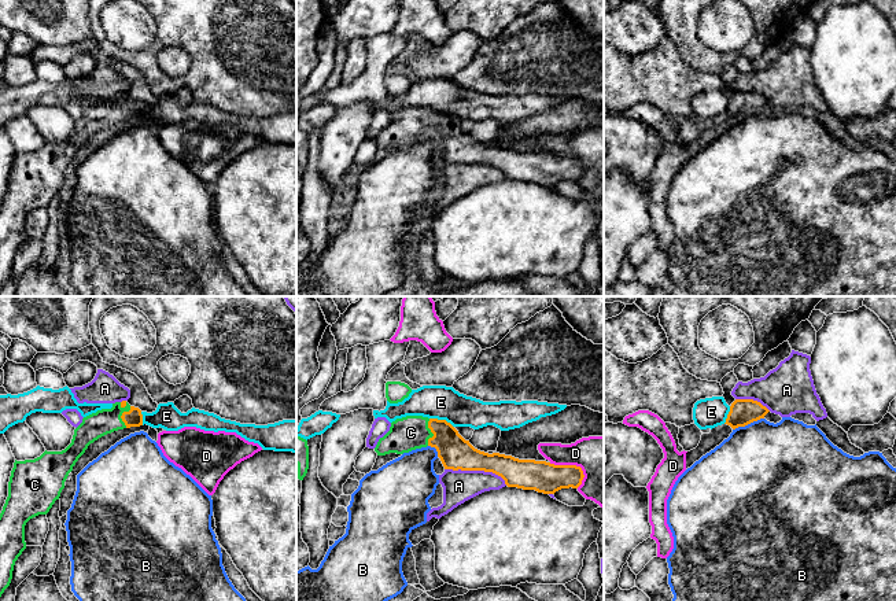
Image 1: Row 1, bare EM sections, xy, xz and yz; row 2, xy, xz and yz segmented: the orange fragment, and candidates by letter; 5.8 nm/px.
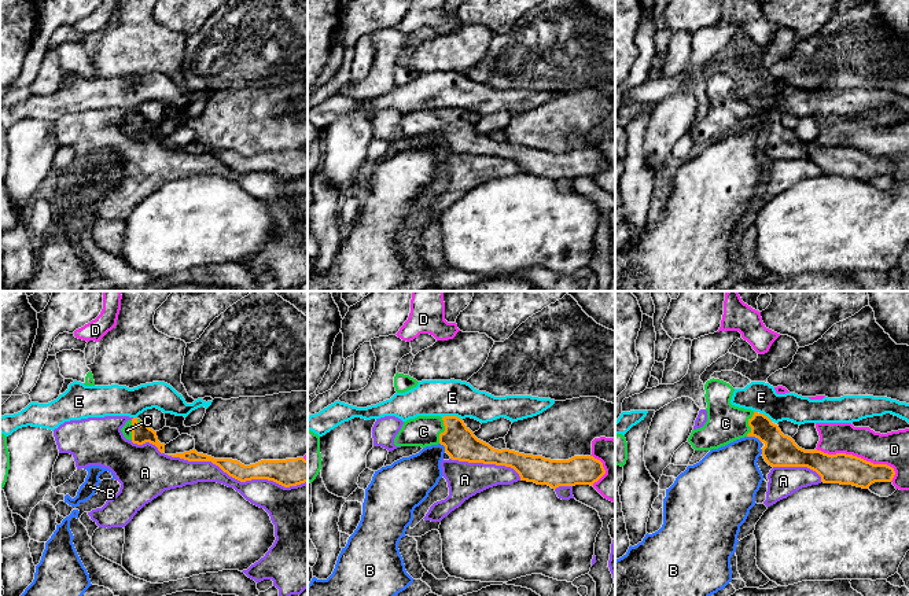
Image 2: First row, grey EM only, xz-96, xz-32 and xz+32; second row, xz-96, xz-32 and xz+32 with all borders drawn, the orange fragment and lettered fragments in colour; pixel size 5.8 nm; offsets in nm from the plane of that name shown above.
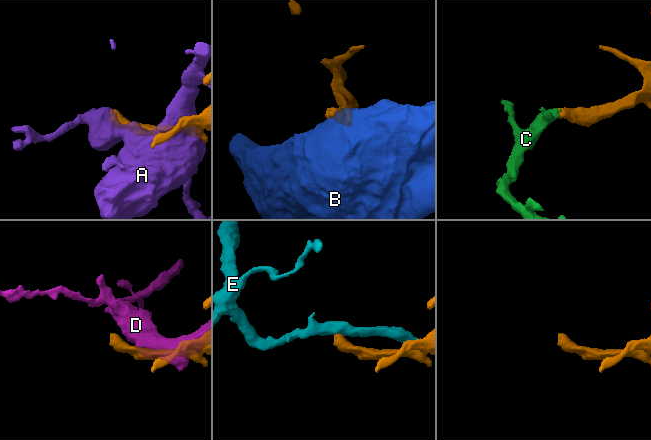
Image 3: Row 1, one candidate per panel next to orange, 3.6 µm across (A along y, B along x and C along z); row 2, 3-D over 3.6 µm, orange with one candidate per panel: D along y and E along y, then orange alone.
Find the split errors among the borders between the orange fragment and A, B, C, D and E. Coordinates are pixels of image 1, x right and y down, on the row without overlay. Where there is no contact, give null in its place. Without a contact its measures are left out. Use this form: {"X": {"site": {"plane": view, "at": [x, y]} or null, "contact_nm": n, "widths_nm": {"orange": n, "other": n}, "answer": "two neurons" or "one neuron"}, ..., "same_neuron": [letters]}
{"A": {"site": {"plane": "xz", "at": [476, 162]}, "contact_nm": 380, "widths_nm": {"orange": 190, "other": 190}, "answer": "two neurons"}, "B": {"site": {"plane": "yz", "at": [748, 115]}, "contact_nm": 200, "widths_nm": {"orange": 160, "other": 480}, "answer": "two neurons"}, "C": {"site": {"plane": "xz", "at": [431, 124]}, "contact_nm": 160, "widths_nm": {"orange": 190, "other": 200}, "answer": "one neuron"}, "D": {"site": {"plane": "xz", "at": [572, 158]}, "contact_nm": 240, "widths_nm": {"orange": 180, "other": 280}, "answer": "two neurons"}, "E": {"site": {"plane": "xz", "at": [442, 113]}, "contact_nm": 160, "widths_nm": {"orange": 190, "other": 200}, "answer": "two neurons"}, "same_neuron": ["C"]}

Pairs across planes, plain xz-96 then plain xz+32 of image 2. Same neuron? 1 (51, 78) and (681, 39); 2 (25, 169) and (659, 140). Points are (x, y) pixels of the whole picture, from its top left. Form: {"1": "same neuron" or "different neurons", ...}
{"1": "same neuron", "2": "same neuron"}

